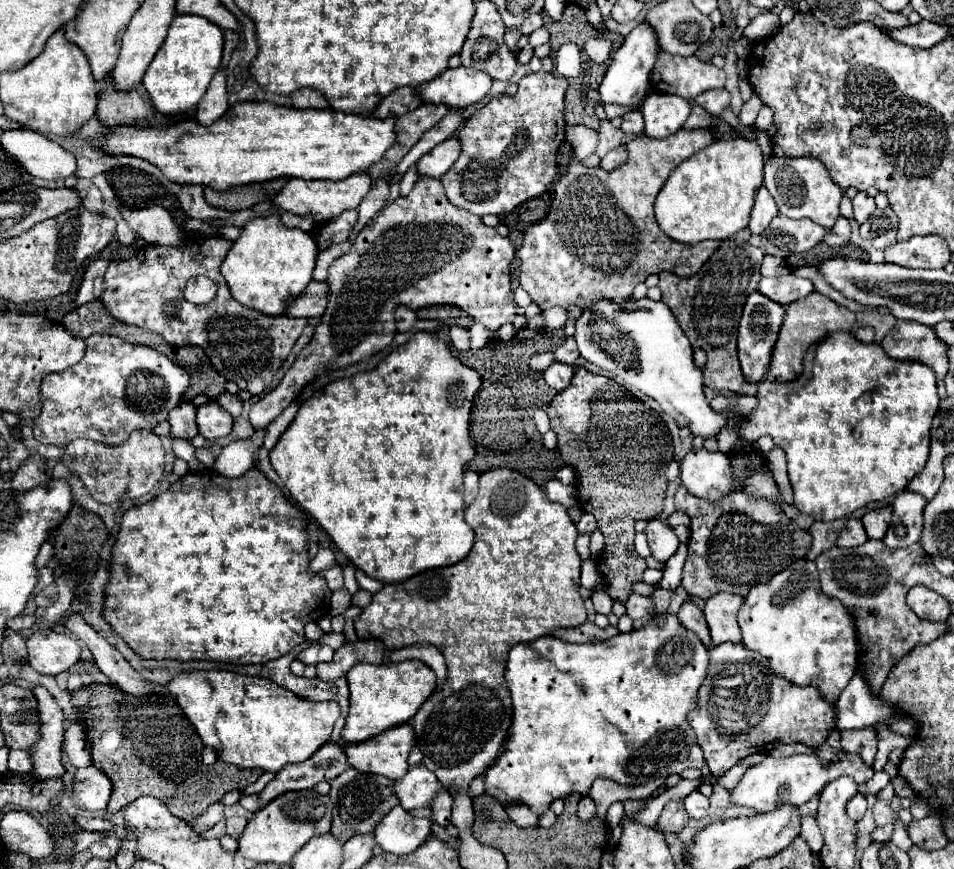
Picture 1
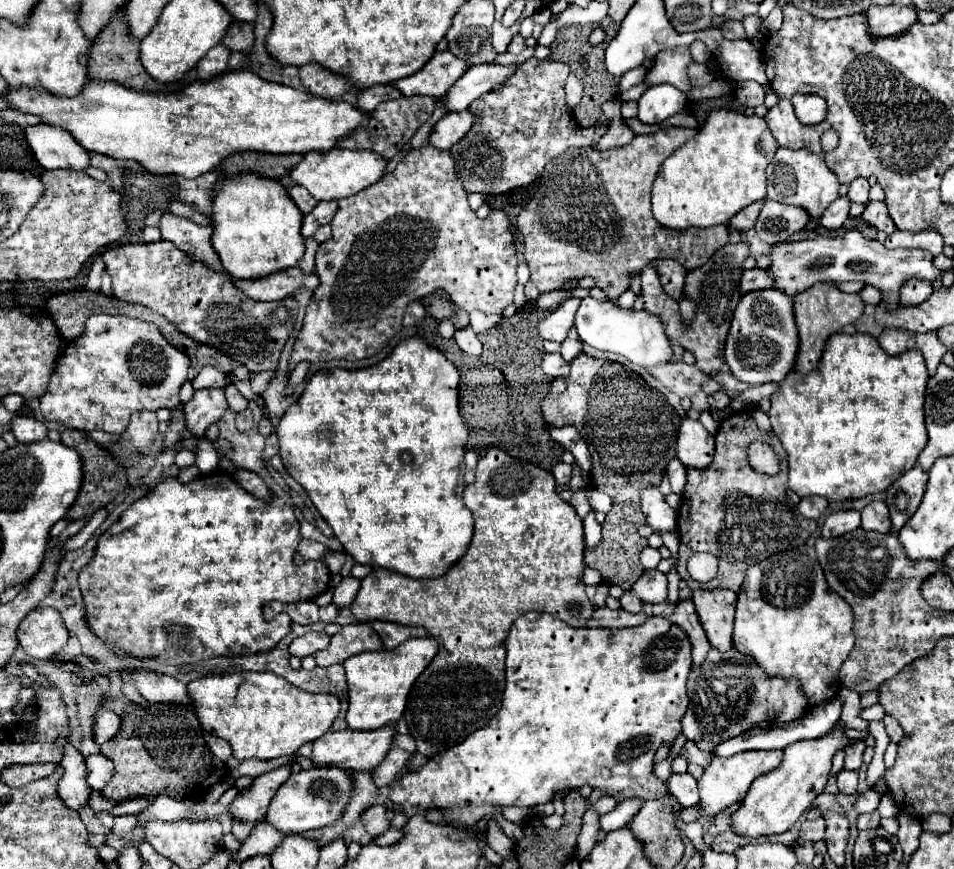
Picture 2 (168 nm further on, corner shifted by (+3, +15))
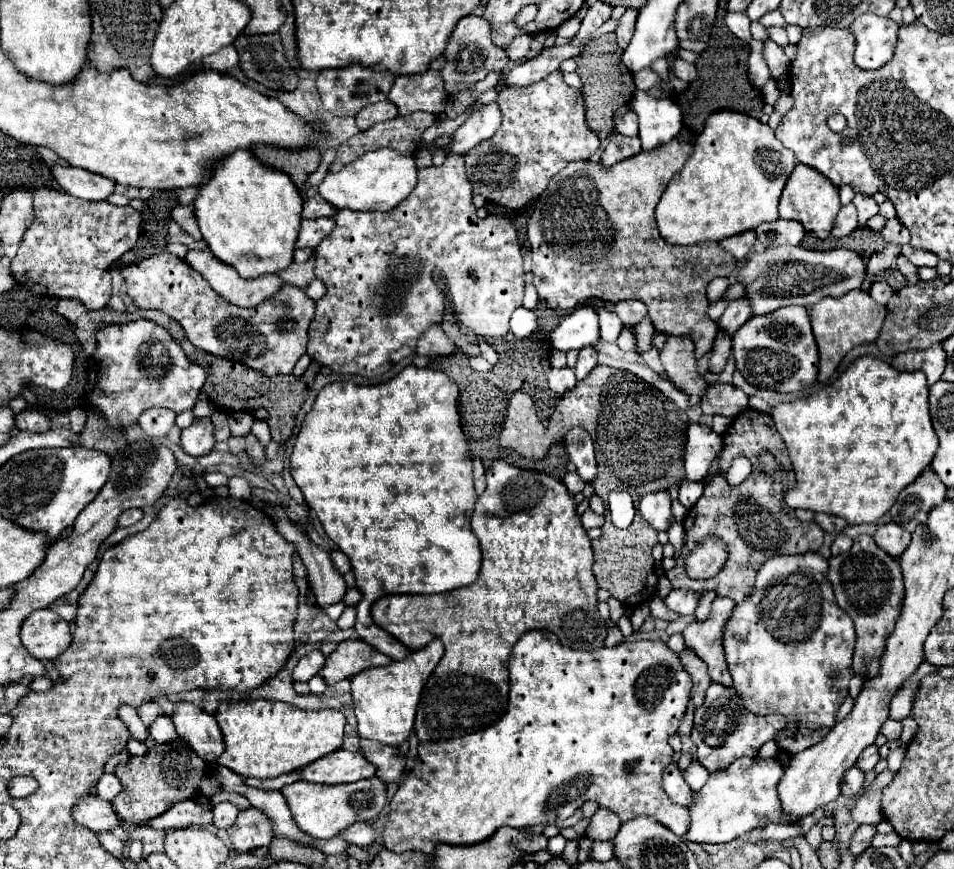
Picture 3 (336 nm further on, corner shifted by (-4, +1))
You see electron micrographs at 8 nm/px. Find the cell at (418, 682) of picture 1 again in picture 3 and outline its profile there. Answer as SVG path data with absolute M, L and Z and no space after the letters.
M433 639L423 649L411 651L403 661L393 661L387 667L367 669L351 677L353 711L359 725L359 737L399 747L413 729L423 685L437 667L437 663L441 661L441 657L443 657L443 643L439 639Z

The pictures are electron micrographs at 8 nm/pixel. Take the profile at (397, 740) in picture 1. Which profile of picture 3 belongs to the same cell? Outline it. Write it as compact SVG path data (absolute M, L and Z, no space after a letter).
M339 749L301 769L301 781L323 783L323 785L353 783L373 775L375 775L375 767L361 753L353 753L345 749Z

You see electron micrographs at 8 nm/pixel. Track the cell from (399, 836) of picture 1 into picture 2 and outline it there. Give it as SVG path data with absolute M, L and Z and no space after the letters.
M372 805L372 807L368 807L364 811L360 821L364 823L366 831L372 837L380 837L390 827L390 813L388 813L388 809L384 805Z

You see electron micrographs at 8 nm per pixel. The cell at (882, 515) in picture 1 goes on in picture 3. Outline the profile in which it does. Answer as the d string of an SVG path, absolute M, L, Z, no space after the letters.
M885 523L885 525L879 525L877 527L877 531L875 531L875 535L873 535L873 539L875 539L875 543L885 551L885 553L889 553L891 557L899 557L903 551L905 551L905 547L909 545L909 541L911 541L911 533L909 531L903 531L903 527L899 527L897 523Z

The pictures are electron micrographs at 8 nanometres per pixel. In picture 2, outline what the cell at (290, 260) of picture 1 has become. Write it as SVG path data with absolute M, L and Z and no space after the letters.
M236 175L232 179L218 177L212 217L212 247L216 249L222 267L234 279L266 277L268 273L296 267L304 257L306 247L300 233L302 213L276 179L258 175Z

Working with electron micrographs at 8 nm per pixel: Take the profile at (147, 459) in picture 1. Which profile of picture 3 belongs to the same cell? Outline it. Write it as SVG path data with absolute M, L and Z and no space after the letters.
M161 407L147 409L139 417L139 425L143 427L147 437L163 437L173 427L173 423L175 423L175 413Z

